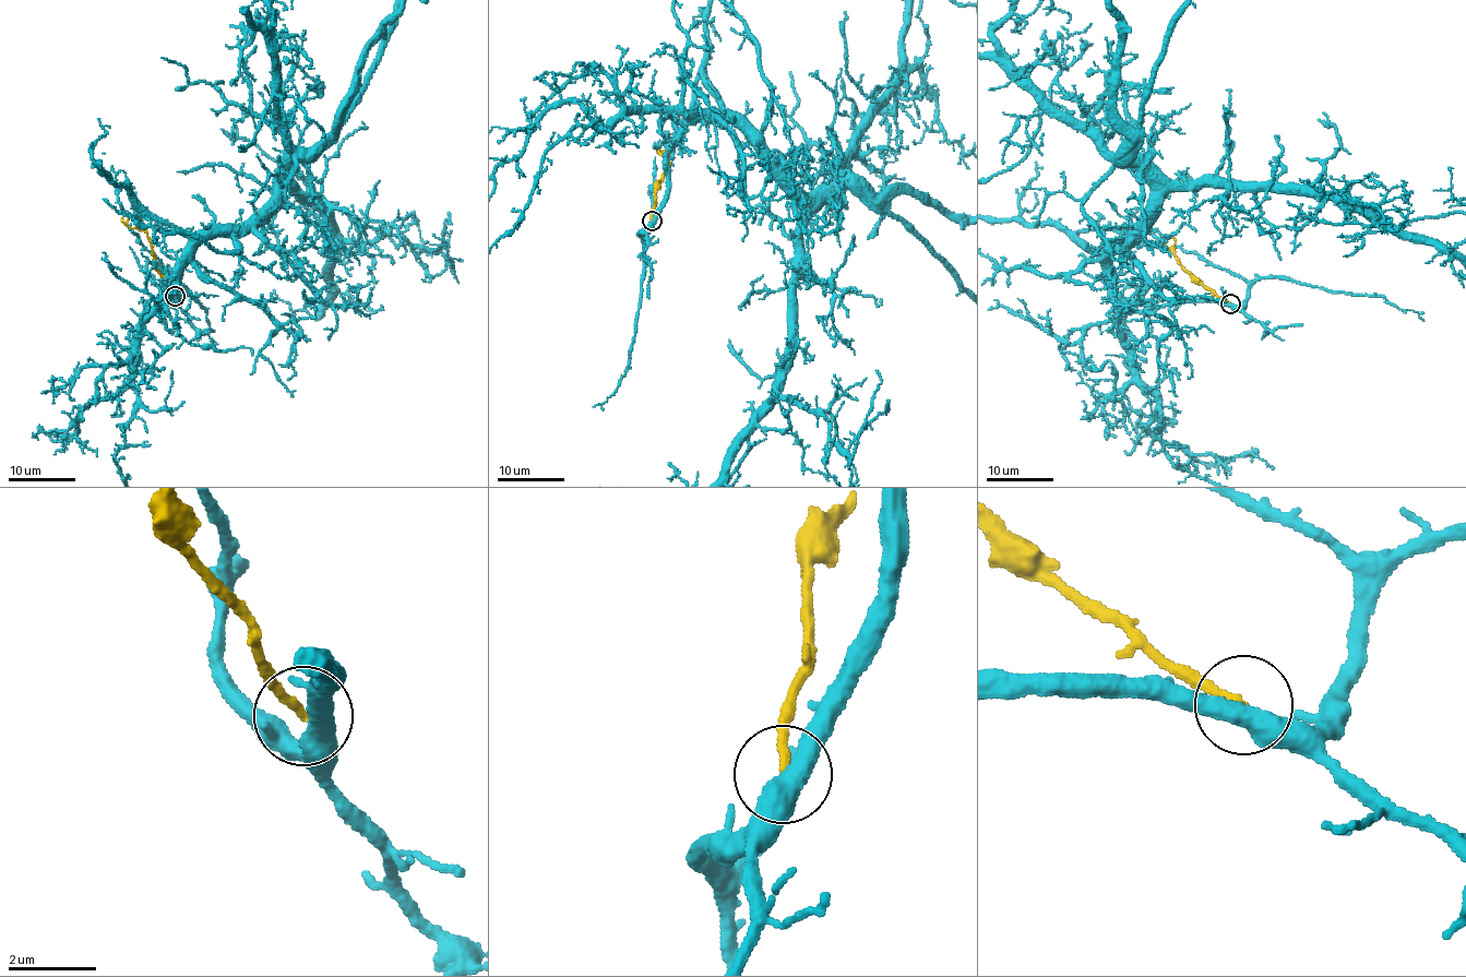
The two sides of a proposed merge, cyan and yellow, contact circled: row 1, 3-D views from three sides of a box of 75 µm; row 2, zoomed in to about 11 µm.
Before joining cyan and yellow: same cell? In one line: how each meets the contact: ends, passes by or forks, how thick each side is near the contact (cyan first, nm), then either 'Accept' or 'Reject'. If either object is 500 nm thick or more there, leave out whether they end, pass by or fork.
At the ring cyan passes by. At the ring yellow ends. Thickness 480 nm (cyan) against 200 nm. Reject

